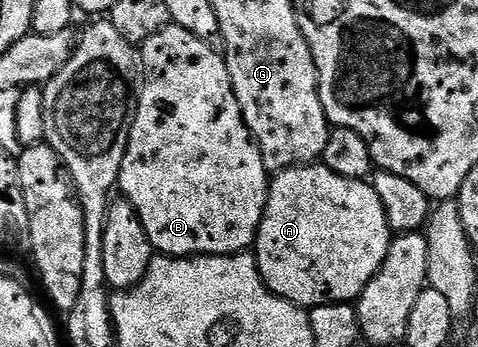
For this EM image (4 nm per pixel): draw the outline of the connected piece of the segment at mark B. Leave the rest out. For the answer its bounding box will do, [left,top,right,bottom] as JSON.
[119,24,270,258]

